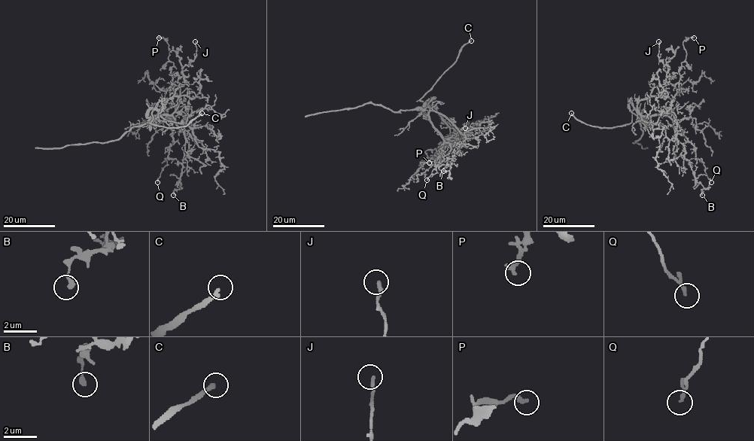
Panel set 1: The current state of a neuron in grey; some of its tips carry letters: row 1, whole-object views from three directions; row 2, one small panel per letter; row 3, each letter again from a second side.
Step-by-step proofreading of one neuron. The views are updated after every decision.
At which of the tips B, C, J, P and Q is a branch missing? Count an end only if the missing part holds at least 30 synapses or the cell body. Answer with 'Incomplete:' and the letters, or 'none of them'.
Incomplete: C

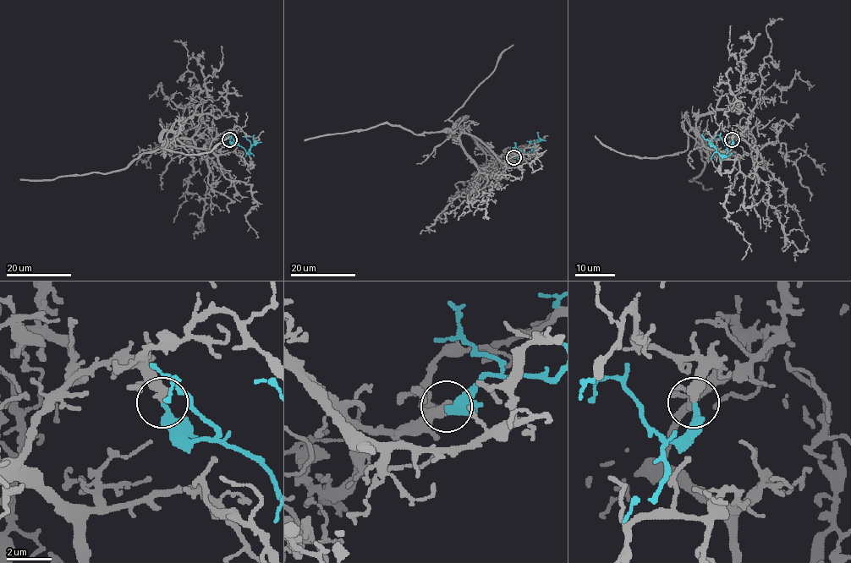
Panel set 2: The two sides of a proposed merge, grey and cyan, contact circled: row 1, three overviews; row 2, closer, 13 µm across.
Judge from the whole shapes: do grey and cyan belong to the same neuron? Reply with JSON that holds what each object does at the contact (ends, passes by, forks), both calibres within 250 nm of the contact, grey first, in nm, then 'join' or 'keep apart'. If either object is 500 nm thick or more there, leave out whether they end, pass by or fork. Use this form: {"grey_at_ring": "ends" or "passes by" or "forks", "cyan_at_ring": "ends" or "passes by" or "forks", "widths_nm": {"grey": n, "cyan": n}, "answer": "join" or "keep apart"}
{"grey_at_ring": "ends", "cyan_at_ring": "ends", "widths_nm": {"grey": 420, "cyan": 280}, "answer": "keep apart"}

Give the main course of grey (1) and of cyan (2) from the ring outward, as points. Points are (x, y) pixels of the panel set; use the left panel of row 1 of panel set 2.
1: (229, 139), (218, 134), (205, 149), (184, 144), (176, 138), (141, 153), (124, 168), (20, 179)
2: (229, 139), (247, 153), (254, 144), (254, 135)

